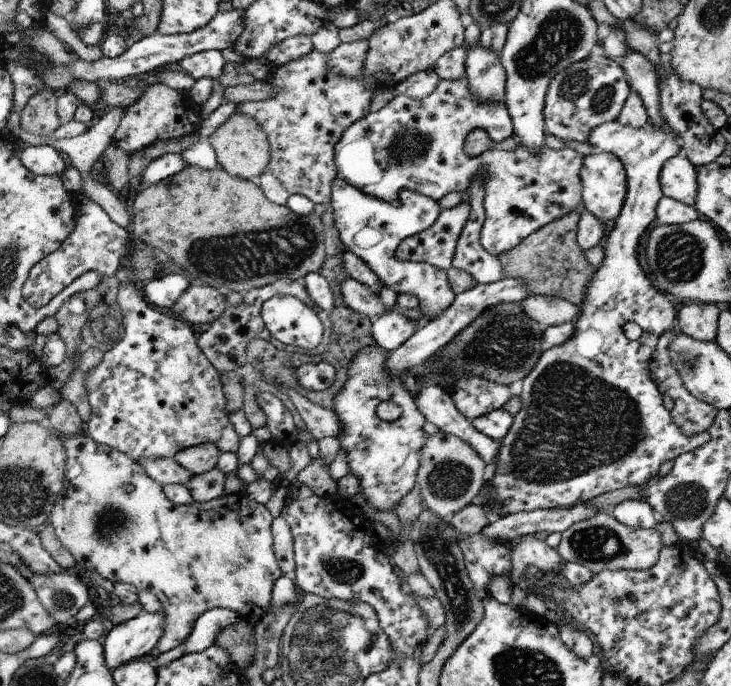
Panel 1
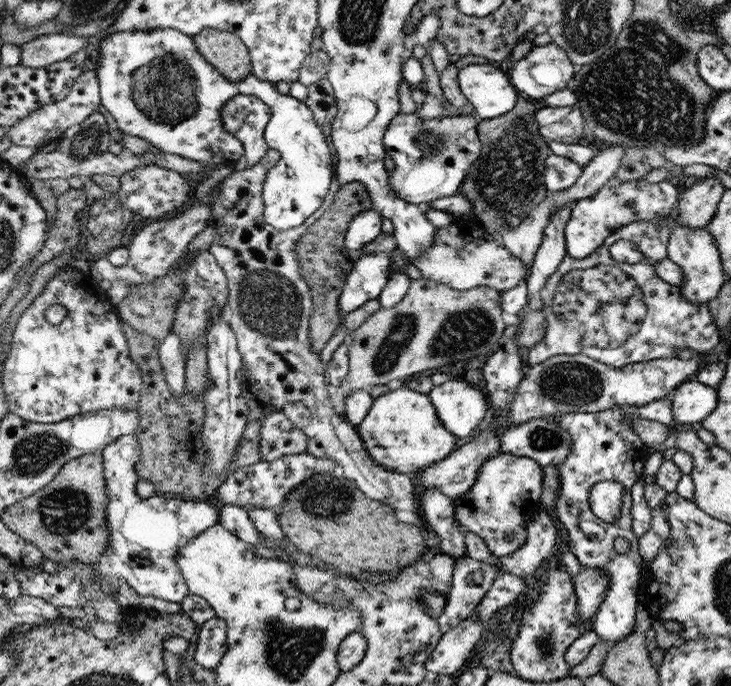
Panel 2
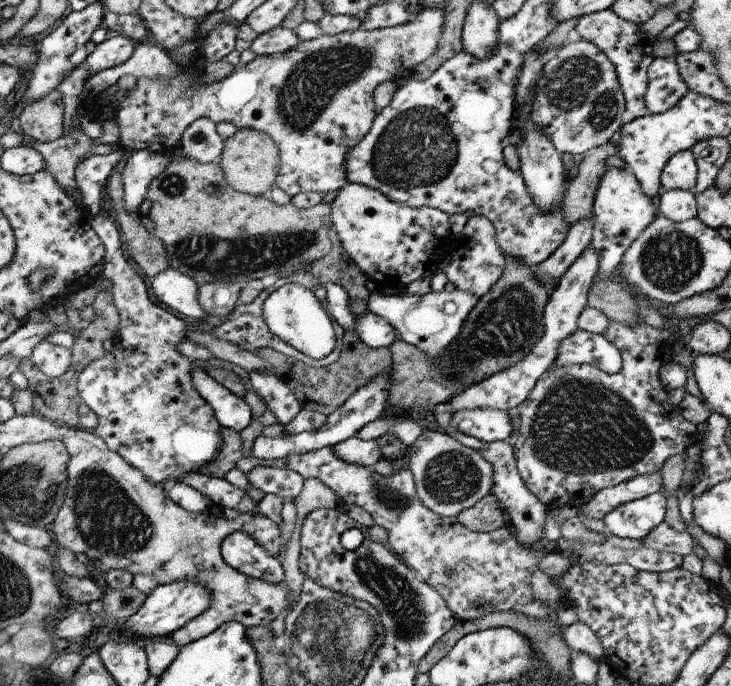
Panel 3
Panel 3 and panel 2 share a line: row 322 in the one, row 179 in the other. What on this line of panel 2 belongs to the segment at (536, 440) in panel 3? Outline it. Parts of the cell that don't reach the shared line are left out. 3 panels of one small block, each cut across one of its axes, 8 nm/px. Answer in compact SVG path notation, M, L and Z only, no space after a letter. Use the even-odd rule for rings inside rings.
M612 177L592 196L577 200L571 206L571 217L565 228L565 245L567 254L572 258L590 256L605 240L608 234L637 220L651 221L668 216L672 206L678 201L678 188L672 179L650 183L642 178L623 181ZM634 202L634 207L627 205Z

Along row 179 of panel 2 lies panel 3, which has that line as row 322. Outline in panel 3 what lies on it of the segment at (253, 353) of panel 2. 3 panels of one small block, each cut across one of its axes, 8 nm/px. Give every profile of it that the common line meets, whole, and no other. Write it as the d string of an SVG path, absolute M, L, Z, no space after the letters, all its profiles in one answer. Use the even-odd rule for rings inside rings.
M264 289L253 302L250 302L250 304L243 305L238 303L235 306L235 309L231 312L230 318L228 318L219 326L214 327L210 334L212 334L212 336L216 336L216 338L220 338L220 340L230 342L241 350L248 352L256 351L262 347L274 348L274 350L278 350L278 352L296 359L300 364L305 363L308 366L328 366L328 364L332 364L334 360L338 360L338 356L340 356L340 350L342 350L343 347L342 342L344 329L342 327L336 325L334 328L335 347L334 350L332 350L332 354L330 354L330 356L326 356L324 360L314 360L312 357L308 358L308 355L305 355L298 349L295 349L292 345L284 342L275 332L269 329L269 326L266 326L264 302L268 300L268 296L270 296L270 291L268 289Z

